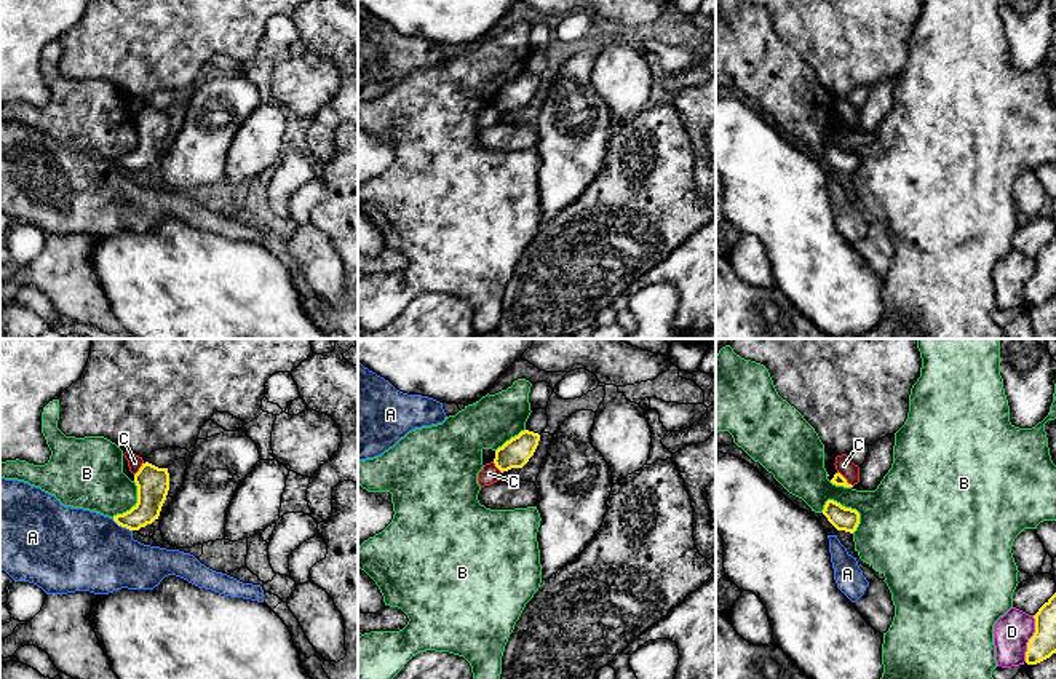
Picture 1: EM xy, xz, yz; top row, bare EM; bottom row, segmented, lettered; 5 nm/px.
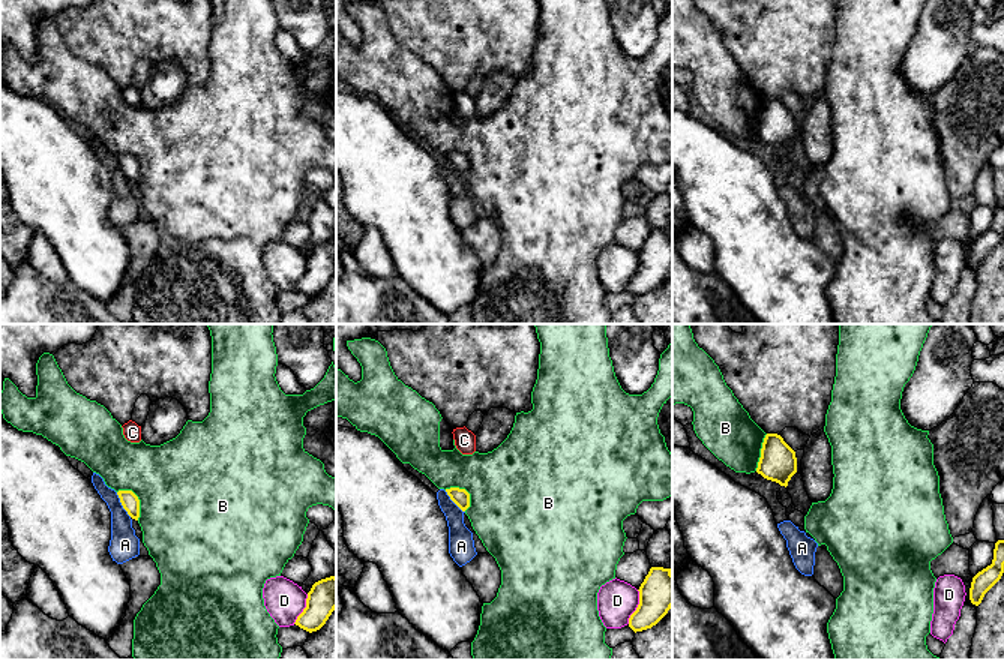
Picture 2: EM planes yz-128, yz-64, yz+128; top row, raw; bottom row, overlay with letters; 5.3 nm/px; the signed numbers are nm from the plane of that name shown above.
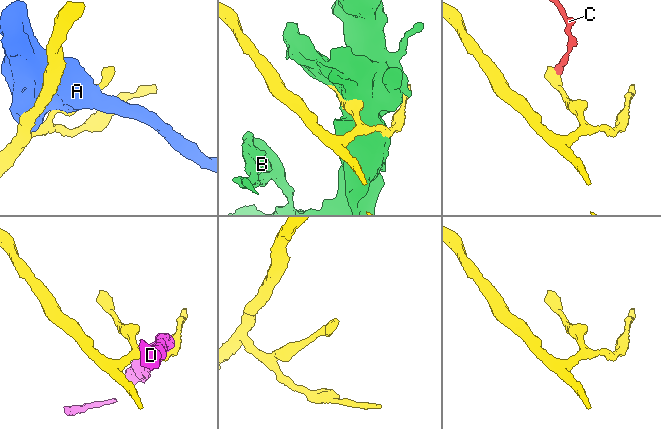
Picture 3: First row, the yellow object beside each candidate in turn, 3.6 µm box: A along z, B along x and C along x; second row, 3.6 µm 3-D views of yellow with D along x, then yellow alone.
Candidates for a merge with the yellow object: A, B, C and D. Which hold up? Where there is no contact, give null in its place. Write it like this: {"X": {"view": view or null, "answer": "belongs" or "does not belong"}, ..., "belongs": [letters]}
{"A": {"view": "xy", "answer": "does not belong"}, "B": {"view": "yz", "answer": "does not belong"}, "C": {"view": "yz", "answer": "does not belong"}, "D": {"view": "yz", "answer": "does not belong"}, "belongs": []}

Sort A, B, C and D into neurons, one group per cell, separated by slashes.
A / B / C / D

